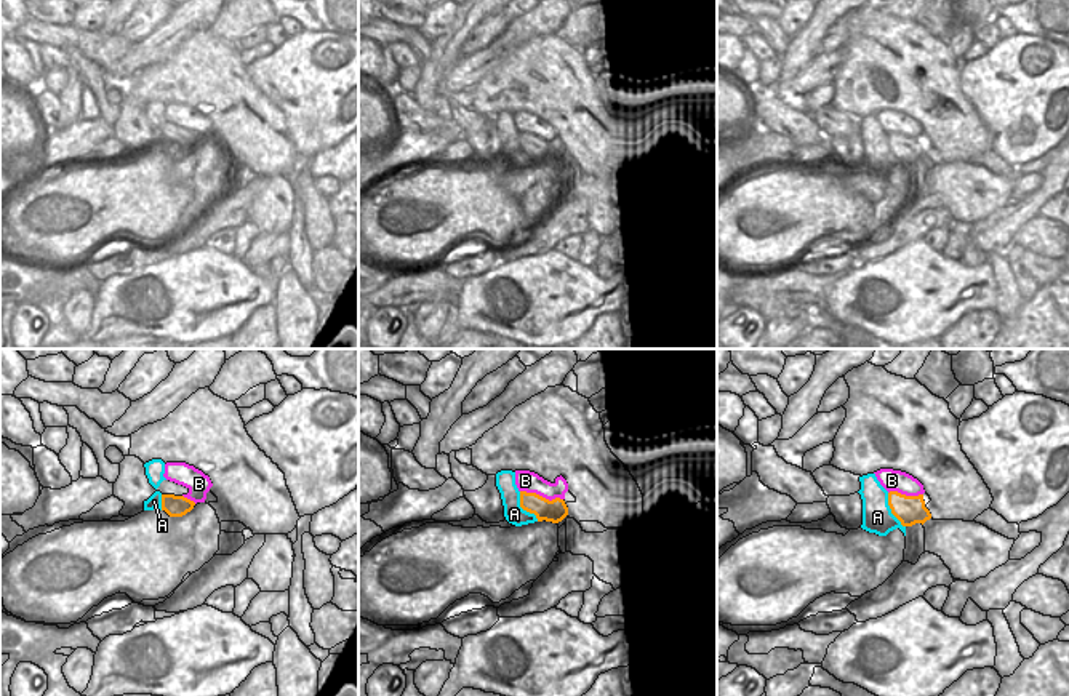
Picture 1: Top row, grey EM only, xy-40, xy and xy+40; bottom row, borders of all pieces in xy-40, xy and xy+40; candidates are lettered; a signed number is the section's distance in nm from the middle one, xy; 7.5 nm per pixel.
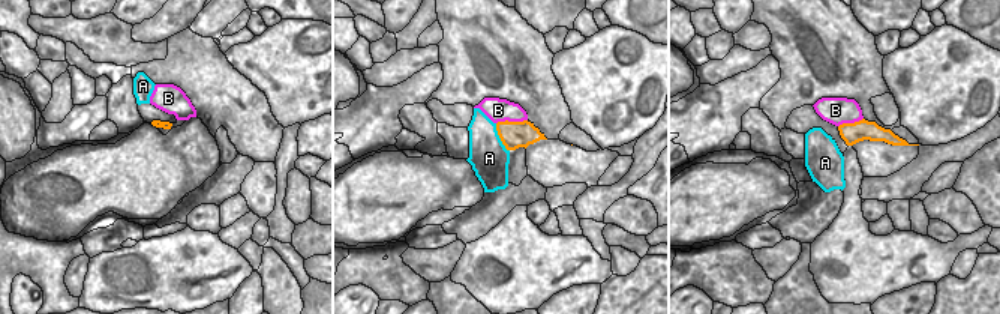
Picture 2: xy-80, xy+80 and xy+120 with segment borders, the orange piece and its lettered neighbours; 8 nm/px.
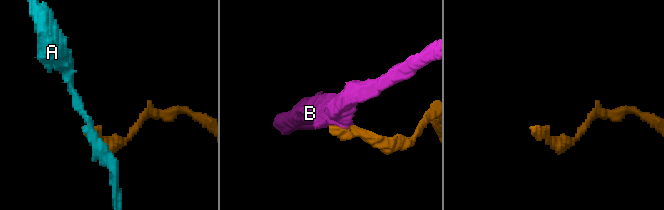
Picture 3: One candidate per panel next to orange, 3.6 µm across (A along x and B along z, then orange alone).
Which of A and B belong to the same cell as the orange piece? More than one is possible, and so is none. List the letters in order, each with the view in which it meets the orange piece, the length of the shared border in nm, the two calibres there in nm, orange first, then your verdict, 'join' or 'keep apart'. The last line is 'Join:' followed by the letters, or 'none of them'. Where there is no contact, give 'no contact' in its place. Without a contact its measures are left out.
A: contact in xy; length 280 nm; calibres 170 and 150 nm; keep apart
B: contact in xy; length 340 nm; calibres 170 and 160 nm; keep apart
Join: none of them

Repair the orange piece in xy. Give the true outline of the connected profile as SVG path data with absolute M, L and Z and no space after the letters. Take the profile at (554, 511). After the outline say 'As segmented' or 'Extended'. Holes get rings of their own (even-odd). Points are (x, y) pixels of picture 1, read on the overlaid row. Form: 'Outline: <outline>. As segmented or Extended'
Outline: M520 491L520 507L534 514L538 522L559 523L568 515L568 507L563 499L555 498L549 501L536 493Z. As segmented

